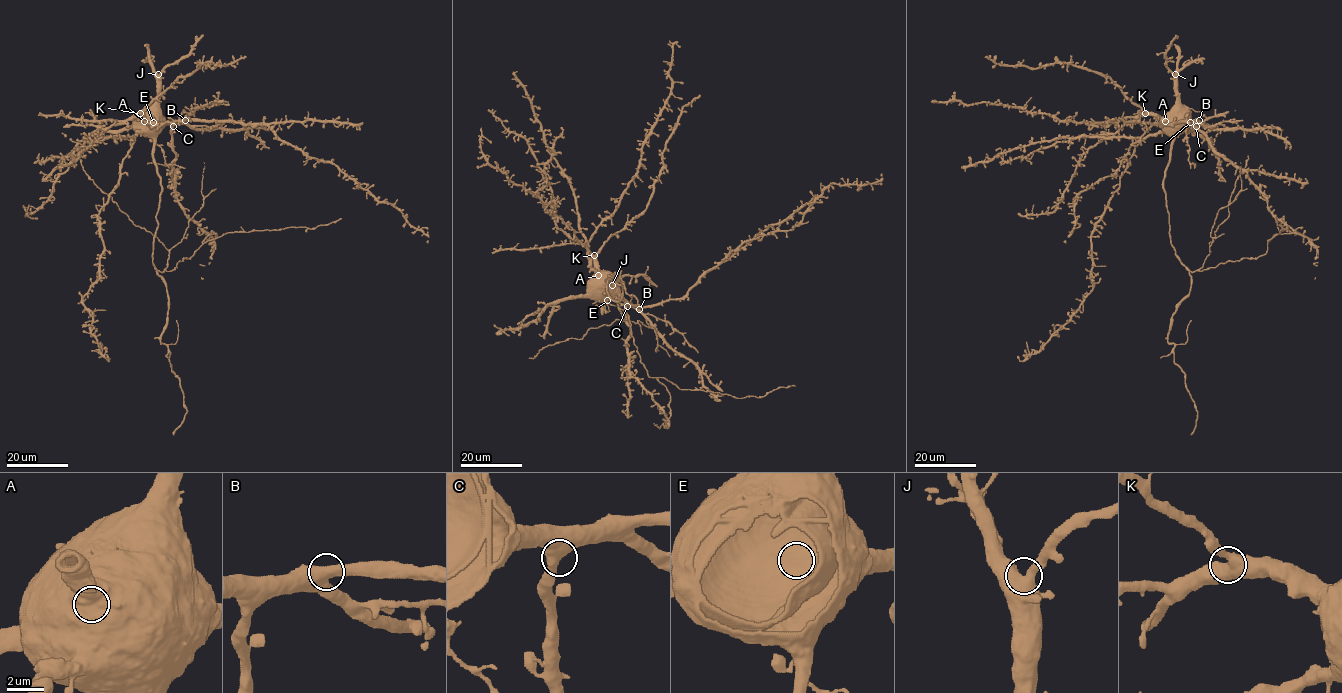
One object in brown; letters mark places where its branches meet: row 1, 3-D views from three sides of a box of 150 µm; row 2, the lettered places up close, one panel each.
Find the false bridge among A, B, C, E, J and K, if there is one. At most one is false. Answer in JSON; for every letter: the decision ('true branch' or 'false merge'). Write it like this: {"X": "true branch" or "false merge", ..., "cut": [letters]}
{"A": "true branch", "B": "true branch", "C": "true branch", "E": "false merge", "J": "true branch", "K": "true branch", "cut": ["E"]}

